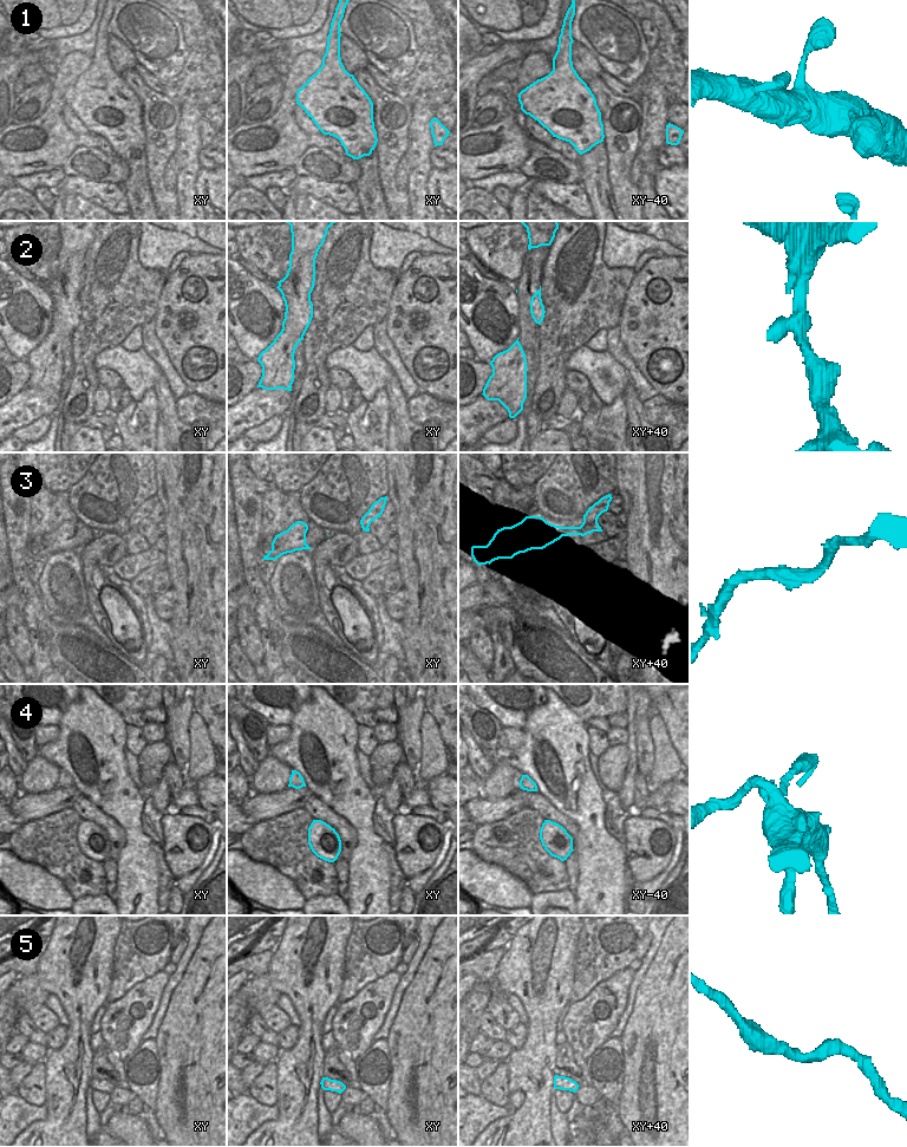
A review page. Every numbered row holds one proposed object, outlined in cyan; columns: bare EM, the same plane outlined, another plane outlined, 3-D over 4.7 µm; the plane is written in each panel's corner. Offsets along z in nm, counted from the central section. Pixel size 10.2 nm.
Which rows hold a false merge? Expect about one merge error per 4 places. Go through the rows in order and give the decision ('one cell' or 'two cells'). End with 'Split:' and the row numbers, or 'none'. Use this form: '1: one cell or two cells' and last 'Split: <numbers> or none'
1: one cell
2: one cell
3: one cell
4: one cell
5: one cell
Split: none

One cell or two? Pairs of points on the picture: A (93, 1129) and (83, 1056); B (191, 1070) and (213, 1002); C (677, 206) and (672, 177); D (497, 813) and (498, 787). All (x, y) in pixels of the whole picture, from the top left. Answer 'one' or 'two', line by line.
A: two
B: one
C: one
D: two

